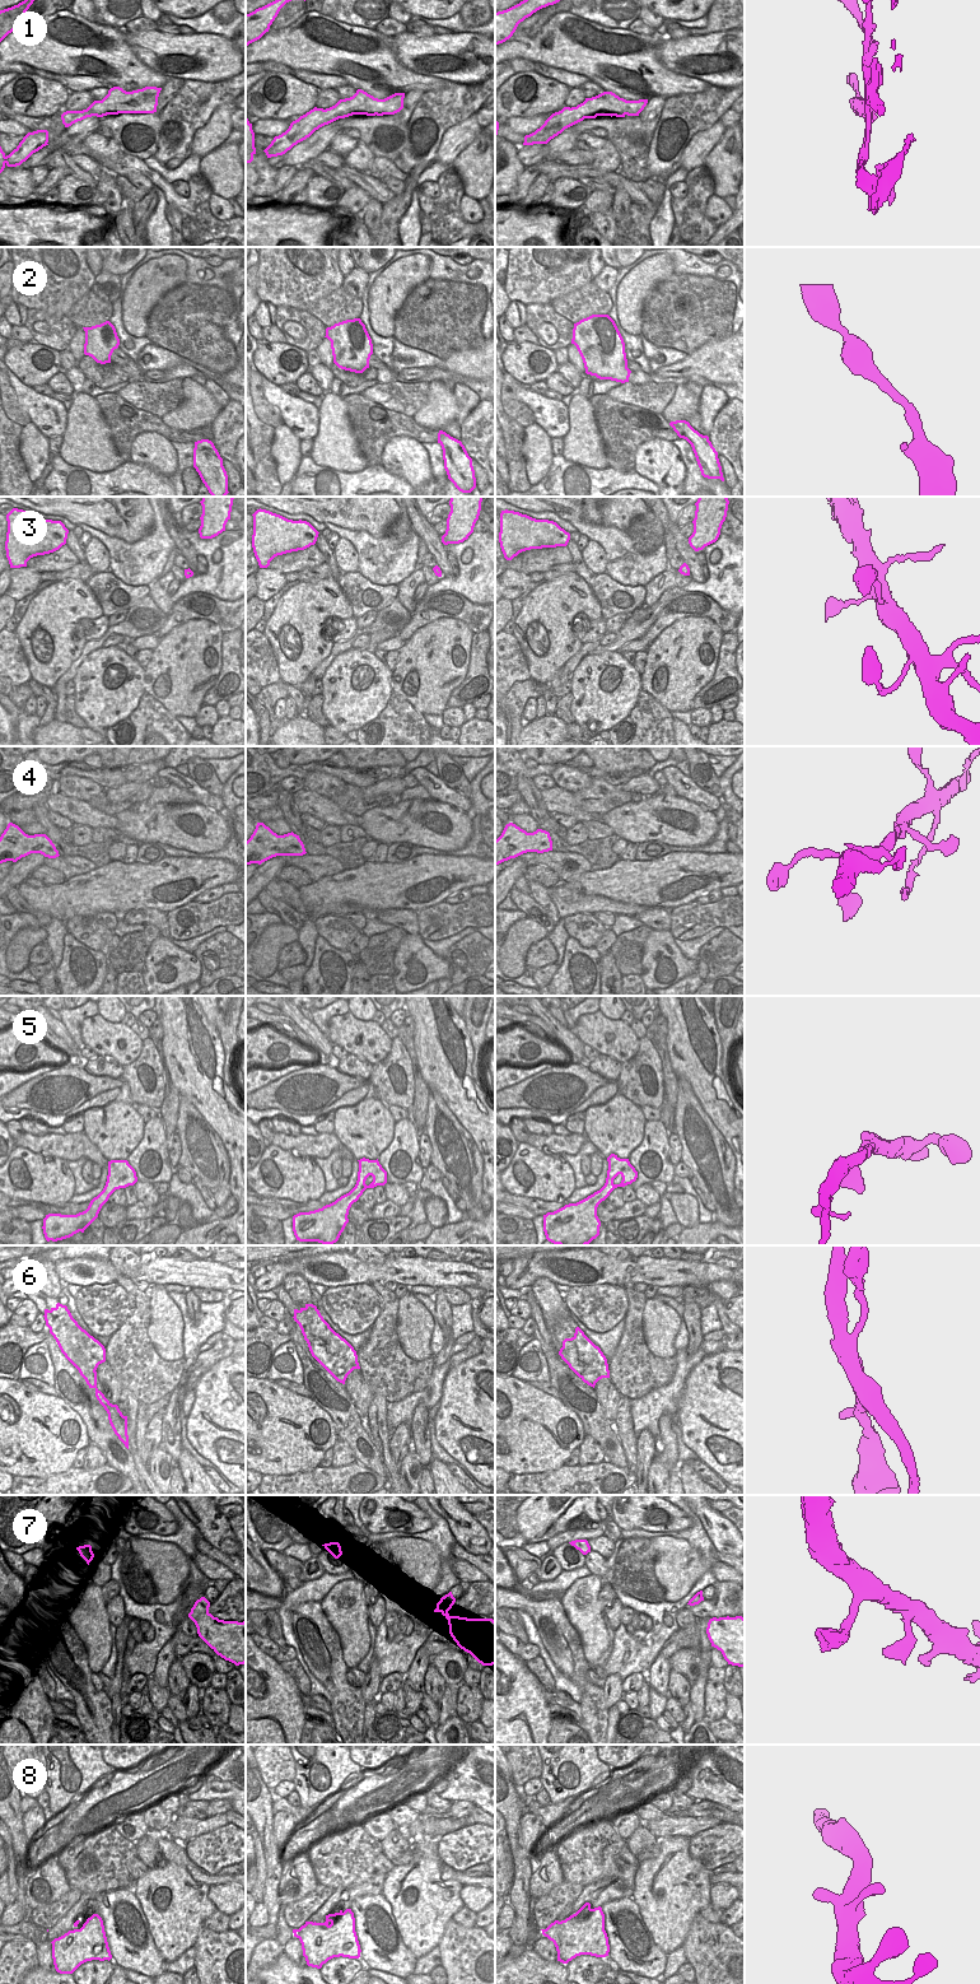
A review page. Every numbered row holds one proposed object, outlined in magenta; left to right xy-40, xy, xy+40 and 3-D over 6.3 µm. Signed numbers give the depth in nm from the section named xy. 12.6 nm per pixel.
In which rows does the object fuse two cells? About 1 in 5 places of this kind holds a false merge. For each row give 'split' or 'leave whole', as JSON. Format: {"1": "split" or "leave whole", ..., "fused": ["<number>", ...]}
{"1": "split", "2": "leave whole", "3": "leave whole", "4": "leave whole", "5": "leave whole", "6": "split", "7": "leave whole", "8": "leave whole", "fused": ["1", "6"]}

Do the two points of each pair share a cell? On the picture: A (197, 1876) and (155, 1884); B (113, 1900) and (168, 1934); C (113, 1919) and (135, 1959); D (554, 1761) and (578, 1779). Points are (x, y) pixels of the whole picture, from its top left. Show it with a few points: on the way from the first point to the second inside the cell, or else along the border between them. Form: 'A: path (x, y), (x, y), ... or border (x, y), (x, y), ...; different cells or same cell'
A: border (168, 1861), (182, 1866), (196, 1881), (209, 1886); different cells
B: border (135, 1894), (154, 1946), (158, 1950); different cells
C: path (115, 1929), (125, 1942), (126, 1950); same cell
D: path (560, 1761), (572, 1773); same cell

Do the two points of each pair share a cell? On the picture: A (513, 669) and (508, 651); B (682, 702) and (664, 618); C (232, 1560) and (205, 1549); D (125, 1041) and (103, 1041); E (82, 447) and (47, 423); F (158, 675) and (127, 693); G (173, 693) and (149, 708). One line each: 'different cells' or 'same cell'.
A: same cell
B: different cells
C: same cell
D: same cell
E: different cells
F: different cells
G: different cells

